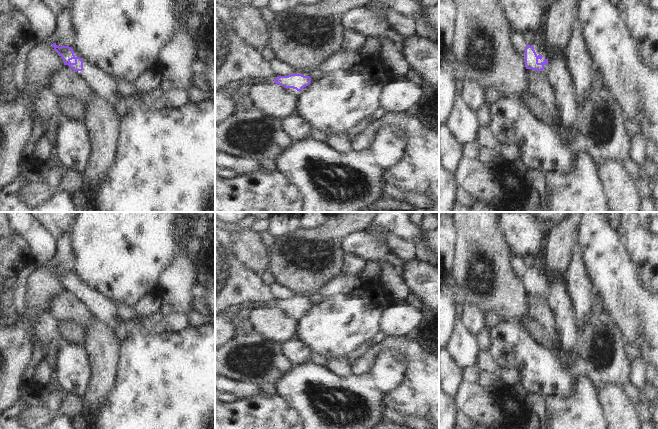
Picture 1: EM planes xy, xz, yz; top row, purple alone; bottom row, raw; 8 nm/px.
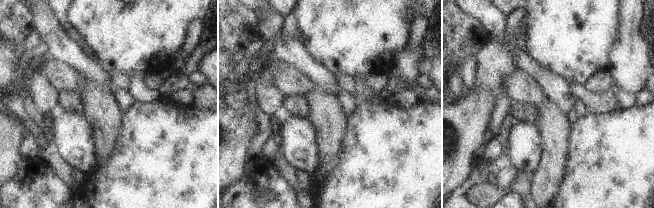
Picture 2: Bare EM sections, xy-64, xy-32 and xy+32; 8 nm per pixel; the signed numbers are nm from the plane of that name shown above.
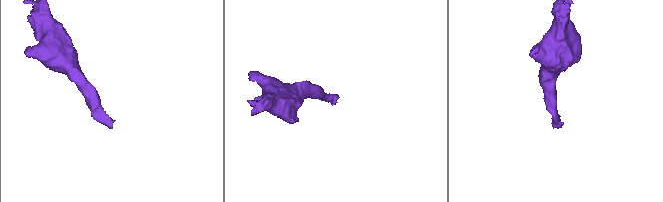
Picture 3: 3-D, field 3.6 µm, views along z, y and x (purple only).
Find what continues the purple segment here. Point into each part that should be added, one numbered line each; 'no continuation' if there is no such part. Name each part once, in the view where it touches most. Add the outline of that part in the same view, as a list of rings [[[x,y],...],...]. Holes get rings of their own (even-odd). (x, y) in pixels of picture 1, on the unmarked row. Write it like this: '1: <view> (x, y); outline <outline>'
1: xy (103, 307); outline [[[51,264],[50,266],[55,267],[59,271],[71,271],[75,281],[80,281],[83,284],[83,294],[77,295],[76,297],[88,305],[93,315],[110,325],[115,330],[116,322],[118,320],[118,312],[114,299],[106,296],[86,282],[77,271],[75,265],[69,266],[66,264],[60,264],[54,266]]]

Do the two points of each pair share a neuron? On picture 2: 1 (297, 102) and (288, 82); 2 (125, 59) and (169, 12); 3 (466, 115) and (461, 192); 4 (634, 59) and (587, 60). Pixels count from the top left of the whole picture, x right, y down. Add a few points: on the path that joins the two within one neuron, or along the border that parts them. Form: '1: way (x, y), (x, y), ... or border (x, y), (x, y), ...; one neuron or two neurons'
1: border (287, 95), (307, 97); two neurons
2: way (134, 47), (157, 24); one neuron
3: border (475, 164), (472, 174), (452, 193); two neurons
4: border (620, 38), (612, 49), (611, 69), (609, 71); two neurons

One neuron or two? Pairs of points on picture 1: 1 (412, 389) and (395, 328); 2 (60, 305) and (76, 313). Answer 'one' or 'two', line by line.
1: two
2: one

